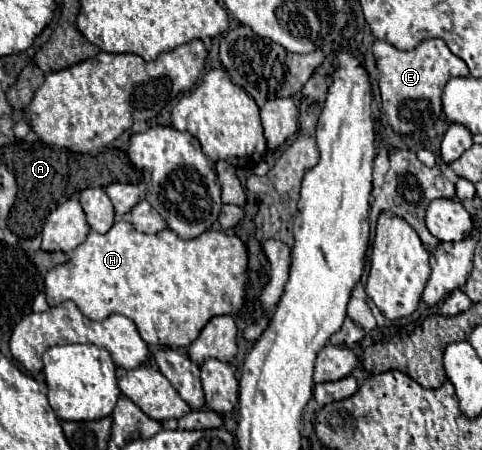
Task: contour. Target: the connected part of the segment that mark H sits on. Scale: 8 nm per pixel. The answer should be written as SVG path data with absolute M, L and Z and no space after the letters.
M118 220L106 234L90 232L86 242L68 254L68 262L54 266L44 278L44 290L48 306L58 306L64 300L72 300L82 314L92 320L122 314L136 324L146 344L186 348L198 338L200 330L212 316L244 314L246 264L246 246L238 236L208 230L198 238L182 240L170 228L156 234L140 234L132 224Z

